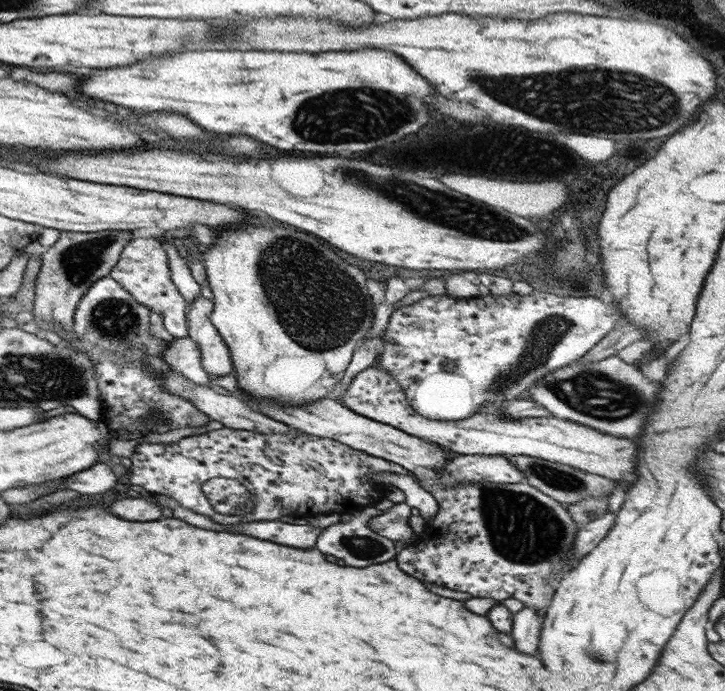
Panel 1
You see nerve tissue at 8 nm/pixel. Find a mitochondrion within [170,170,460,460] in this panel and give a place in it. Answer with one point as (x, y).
(321, 307)

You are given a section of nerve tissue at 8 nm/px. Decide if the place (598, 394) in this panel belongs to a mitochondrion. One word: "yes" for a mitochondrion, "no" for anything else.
yes

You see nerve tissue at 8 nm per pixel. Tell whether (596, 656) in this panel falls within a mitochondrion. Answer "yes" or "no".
yes

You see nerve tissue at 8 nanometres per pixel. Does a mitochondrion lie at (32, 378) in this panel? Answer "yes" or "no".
yes

